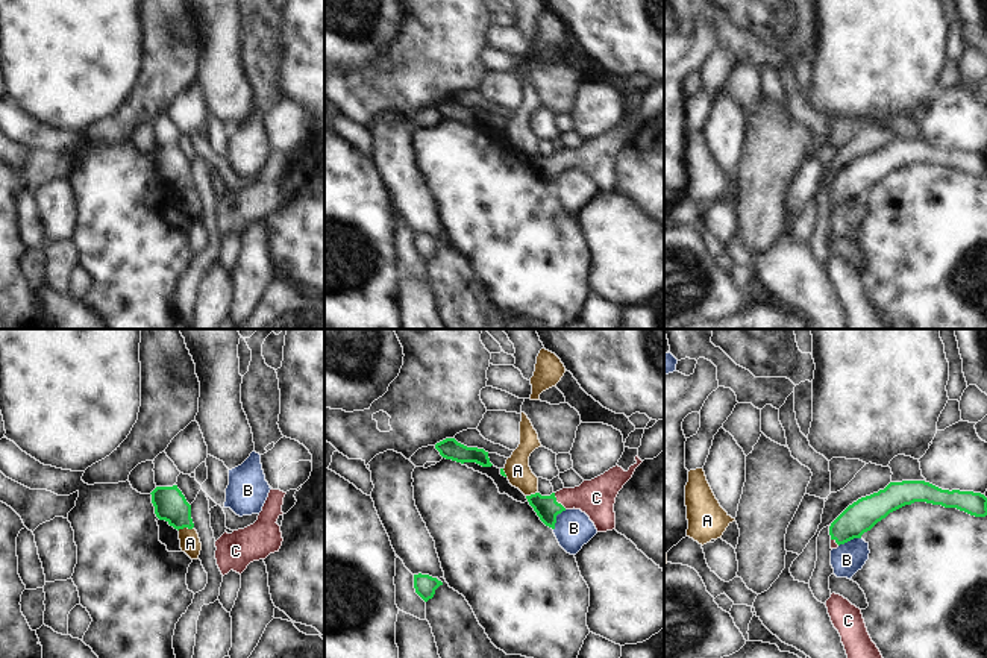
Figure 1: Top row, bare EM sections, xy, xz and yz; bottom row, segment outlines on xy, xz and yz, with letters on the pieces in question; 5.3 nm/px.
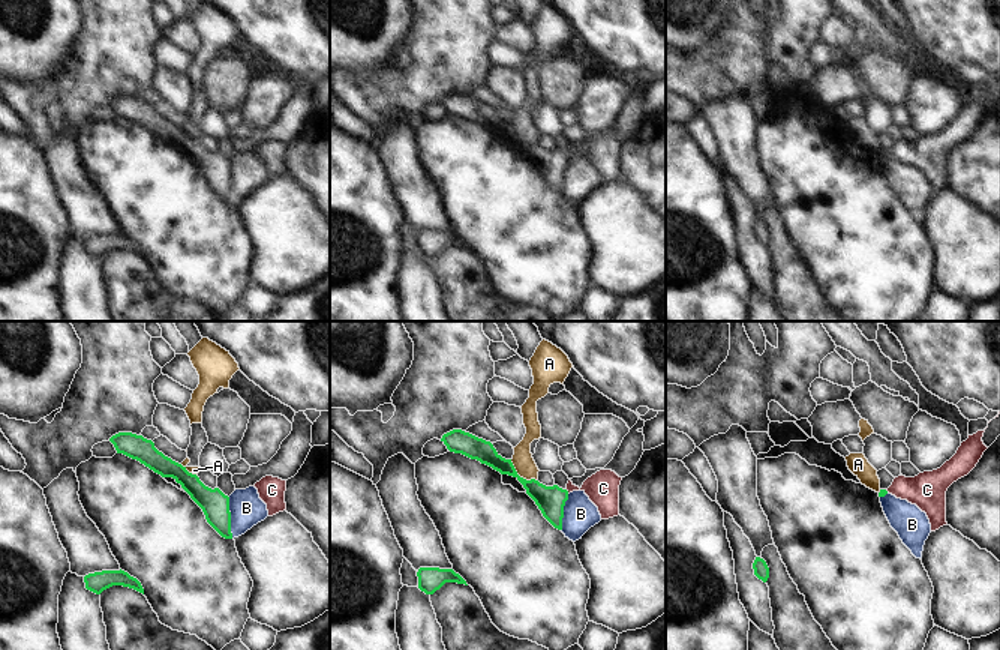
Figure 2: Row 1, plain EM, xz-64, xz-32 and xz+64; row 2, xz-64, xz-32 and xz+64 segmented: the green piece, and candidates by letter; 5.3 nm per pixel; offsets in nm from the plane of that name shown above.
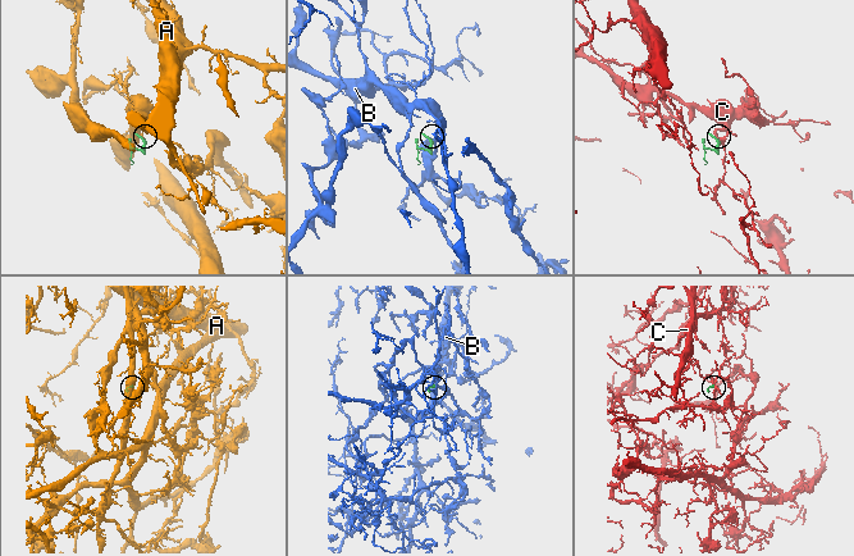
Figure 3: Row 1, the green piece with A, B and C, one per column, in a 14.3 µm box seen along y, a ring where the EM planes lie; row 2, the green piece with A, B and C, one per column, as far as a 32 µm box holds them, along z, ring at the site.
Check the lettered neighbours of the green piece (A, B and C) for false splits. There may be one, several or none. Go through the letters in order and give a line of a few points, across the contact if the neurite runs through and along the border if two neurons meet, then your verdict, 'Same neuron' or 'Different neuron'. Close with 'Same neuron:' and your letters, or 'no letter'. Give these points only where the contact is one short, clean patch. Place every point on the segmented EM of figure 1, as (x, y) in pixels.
A: Line: xy (193, 526), (178, 529). Different neuron
B: Line: xz (566, 510), (557, 516), (554, 529). Different neuron
C: Line: xz (546, 507), (557, 502), (569, 498), (596, 498). Same neuron
Same neuron: C

